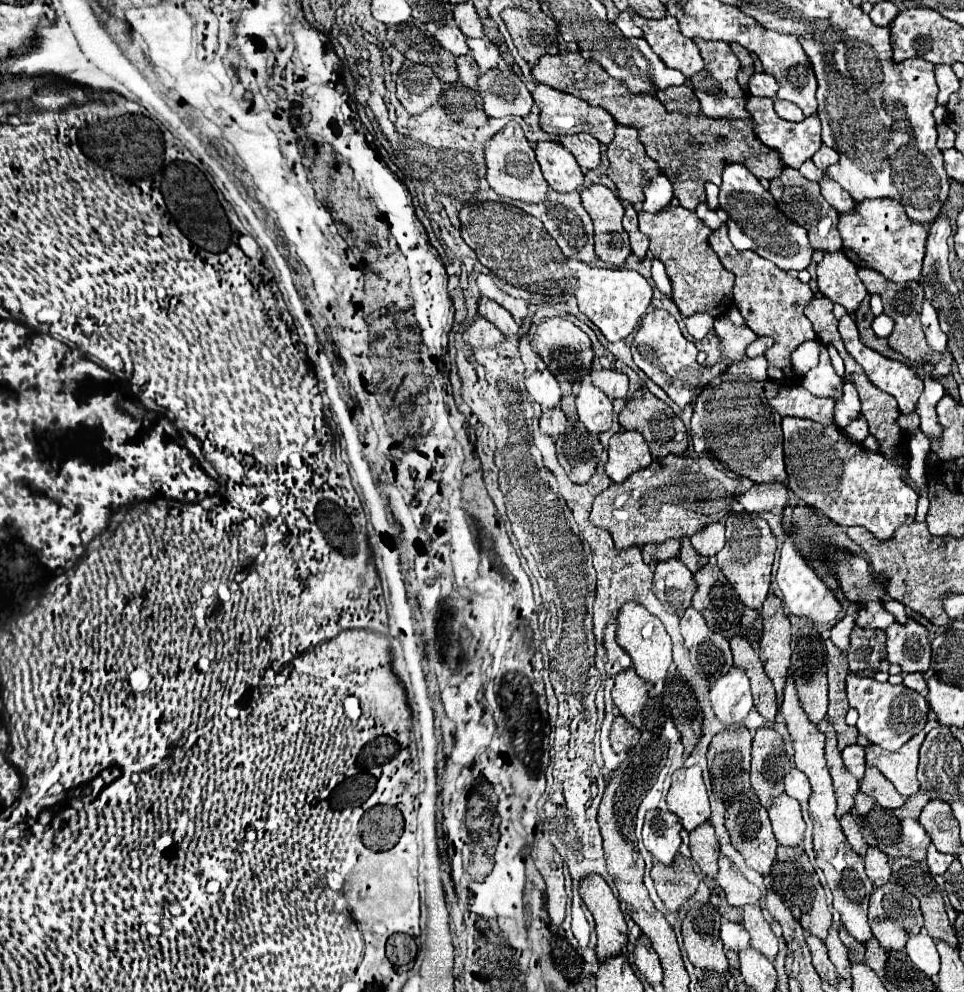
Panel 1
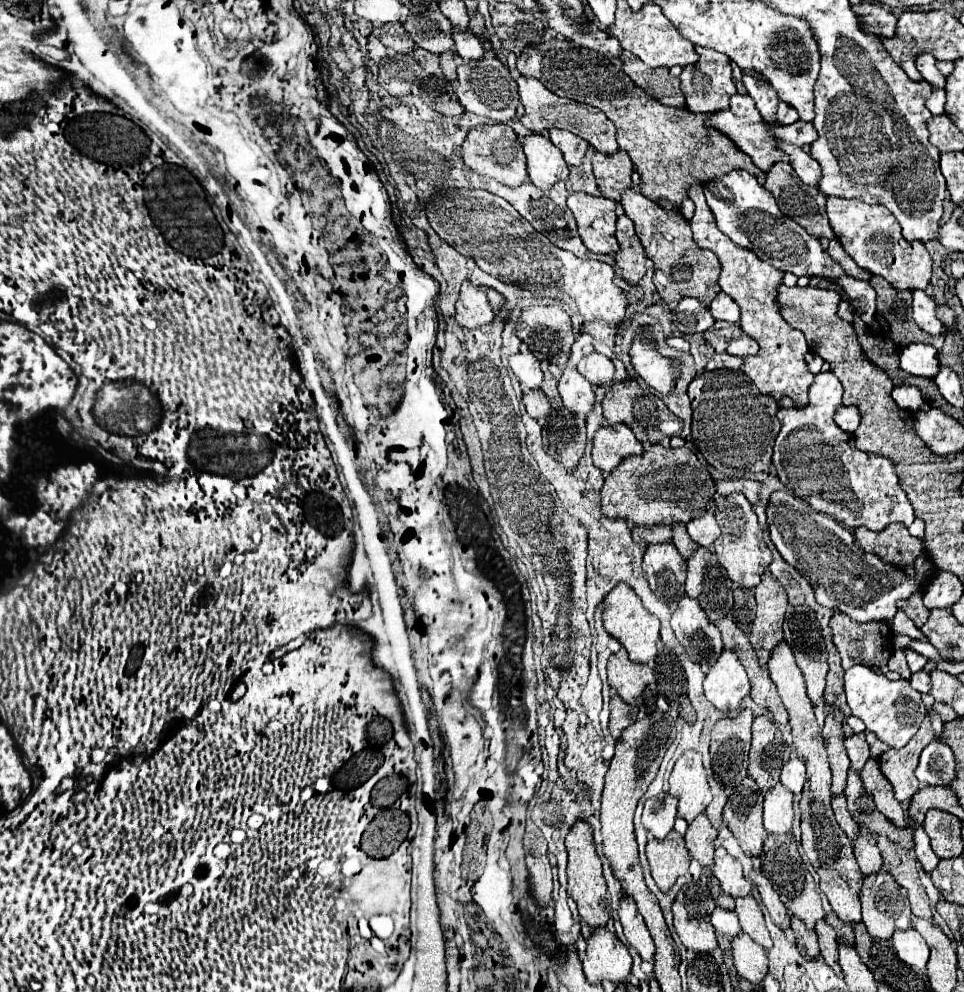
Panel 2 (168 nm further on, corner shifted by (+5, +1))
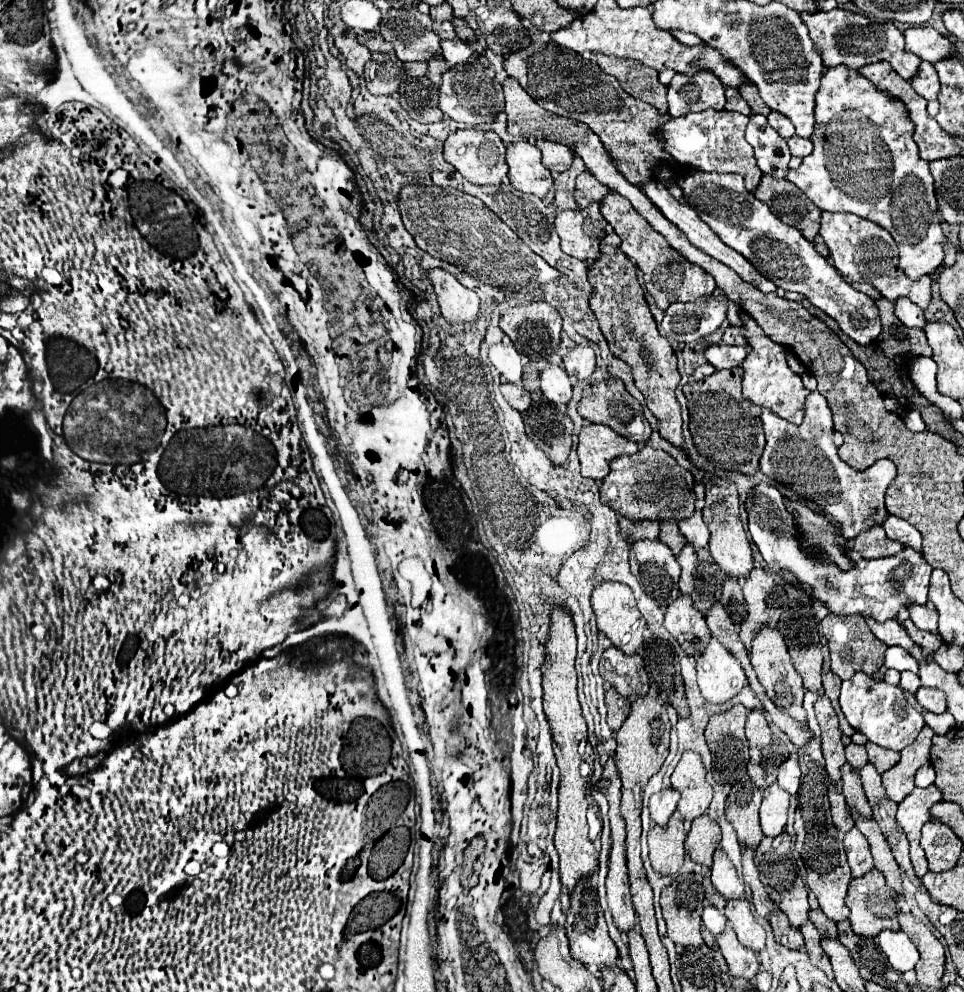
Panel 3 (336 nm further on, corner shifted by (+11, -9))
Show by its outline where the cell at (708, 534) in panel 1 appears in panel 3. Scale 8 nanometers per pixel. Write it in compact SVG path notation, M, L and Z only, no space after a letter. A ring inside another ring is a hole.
M697 508L697 512L693 516L689 516L689 520L679 522L679 530L685 534L687 542L695 548L707 546L707 542L709 542L709 530L707 530L707 524L703 522L701 514L703 512Z

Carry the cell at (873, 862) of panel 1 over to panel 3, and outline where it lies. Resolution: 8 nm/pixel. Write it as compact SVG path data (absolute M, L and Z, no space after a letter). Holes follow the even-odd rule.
M853 828L849 834L845 834L843 846L849 858L849 866L853 870L853 878L861 878L873 868L873 856L869 852L869 842L859 832L859 828Z

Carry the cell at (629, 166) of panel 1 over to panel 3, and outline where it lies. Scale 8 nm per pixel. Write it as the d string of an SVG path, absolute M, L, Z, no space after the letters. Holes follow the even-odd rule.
M589 170L577 176L575 186L575 200L581 208L587 208L591 202L603 202L603 198L609 194L609 186L601 184Z

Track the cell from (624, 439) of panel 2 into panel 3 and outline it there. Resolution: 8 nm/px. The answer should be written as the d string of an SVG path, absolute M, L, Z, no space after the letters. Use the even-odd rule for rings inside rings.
M587 424L579 432L579 460L581 460L581 472L585 478L603 480L609 474L609 464L617 456L633 456L639 450L639 446L615 430L609 430L607 426L595 426Z

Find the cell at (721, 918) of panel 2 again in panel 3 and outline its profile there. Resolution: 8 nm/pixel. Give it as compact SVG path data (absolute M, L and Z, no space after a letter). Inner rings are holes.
M705 906L703 910L703 926L713 934L713 936L719 936L725 926L727 926L727 920L723 916L721 910L717 910L715 906Z

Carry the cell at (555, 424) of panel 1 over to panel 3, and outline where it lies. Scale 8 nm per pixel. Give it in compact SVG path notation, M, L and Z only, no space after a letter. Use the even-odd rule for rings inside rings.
M503 384L501 386L501 392L505 396L505 400L519 412L525 412L529 410L529 404L531 404L531 394L523 388L523 386L515 386L515 384Z

